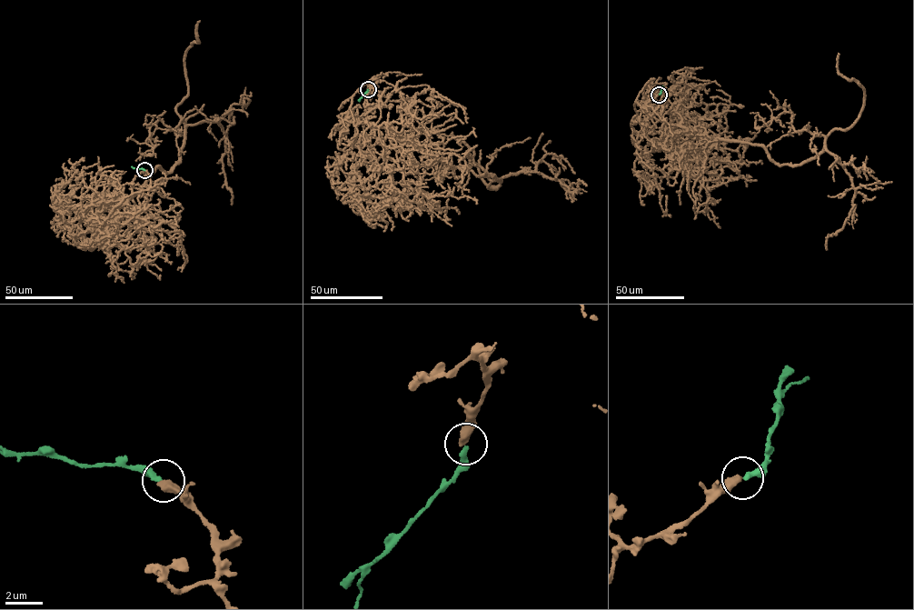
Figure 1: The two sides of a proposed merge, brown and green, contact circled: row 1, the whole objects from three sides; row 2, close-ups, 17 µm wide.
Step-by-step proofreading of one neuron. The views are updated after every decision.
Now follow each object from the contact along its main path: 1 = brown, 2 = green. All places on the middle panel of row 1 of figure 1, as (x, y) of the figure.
1: (368, 89), (371, 80), (352, 94), (359, 120), (491, 174), (497, 188), (452, 132)
2: (368, 89), (359, 102)

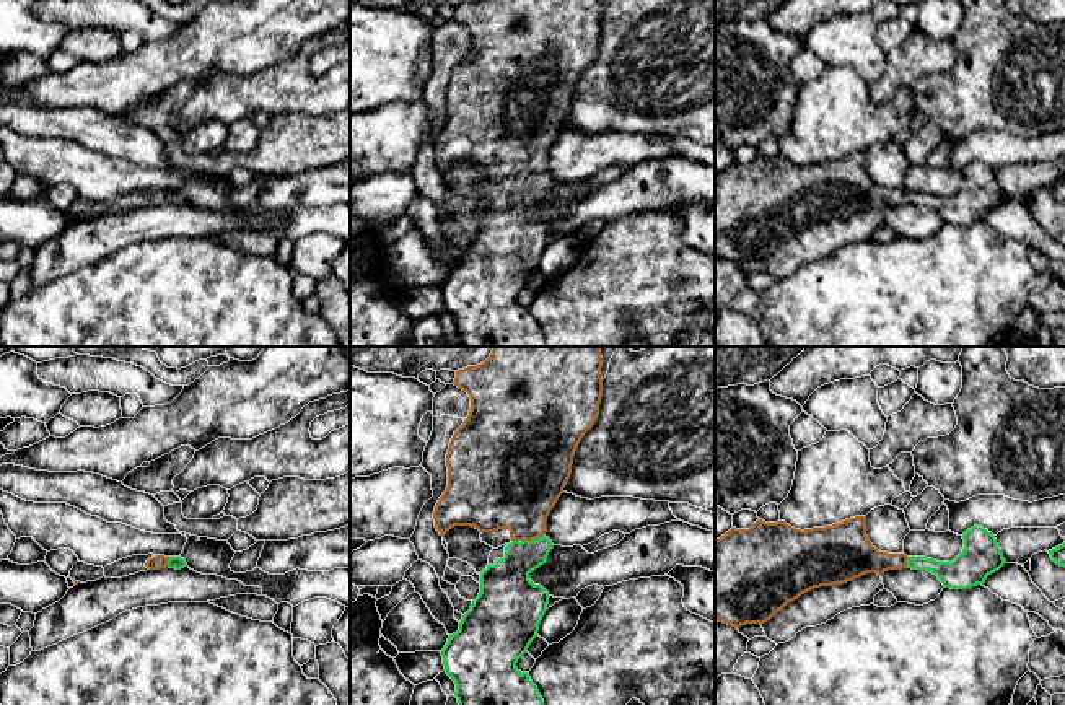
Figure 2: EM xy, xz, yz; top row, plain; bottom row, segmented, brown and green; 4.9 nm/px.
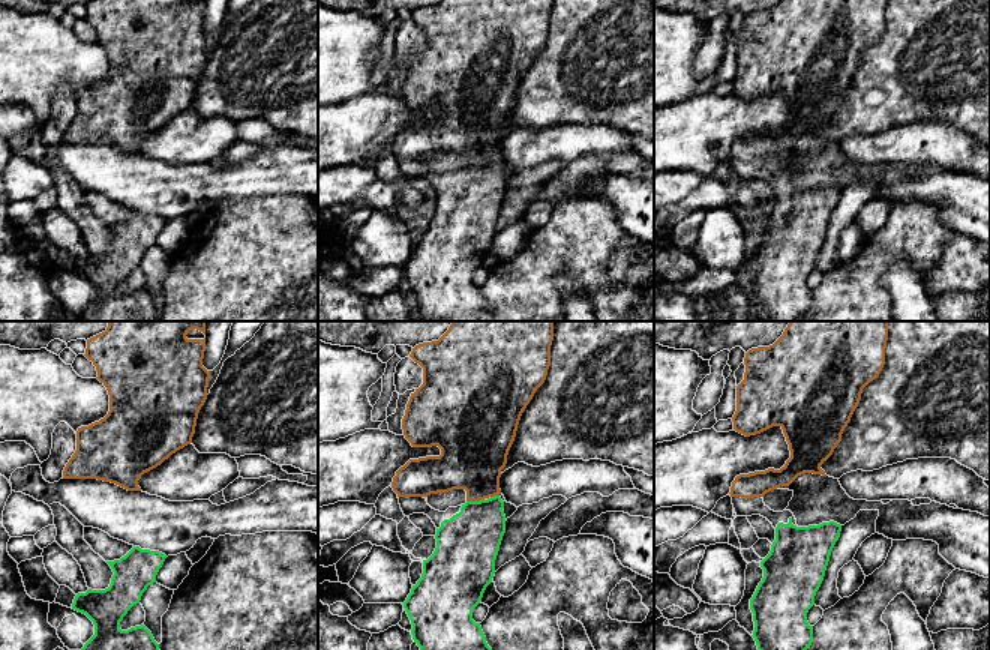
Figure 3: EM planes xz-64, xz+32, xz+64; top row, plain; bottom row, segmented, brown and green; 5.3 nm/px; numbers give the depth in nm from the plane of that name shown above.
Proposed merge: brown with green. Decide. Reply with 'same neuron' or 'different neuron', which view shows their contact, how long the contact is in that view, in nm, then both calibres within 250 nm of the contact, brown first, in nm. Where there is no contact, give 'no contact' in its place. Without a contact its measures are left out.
same neuron | xz | 120 nm | 380/220 nm

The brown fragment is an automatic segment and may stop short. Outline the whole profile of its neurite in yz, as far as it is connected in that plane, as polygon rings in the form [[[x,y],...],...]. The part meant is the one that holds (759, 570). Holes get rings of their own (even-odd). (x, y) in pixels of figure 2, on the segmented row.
[[[866,516],[804,531],[785,521],[765,523],[762,519],[749,529],[731,528],[715,539],[715,620],[736,628],[746,624],[762,625],[788,602],[814,588],[842,585],[866,573],[883,575],[888,570],[927,570],[951,589],[984,586],[987,576],[1006,563],[1001,549],[995,536],[980,526],[967,529],[962,539],[964,549],[953,562],[938,562],[878,550],[866,536]]]

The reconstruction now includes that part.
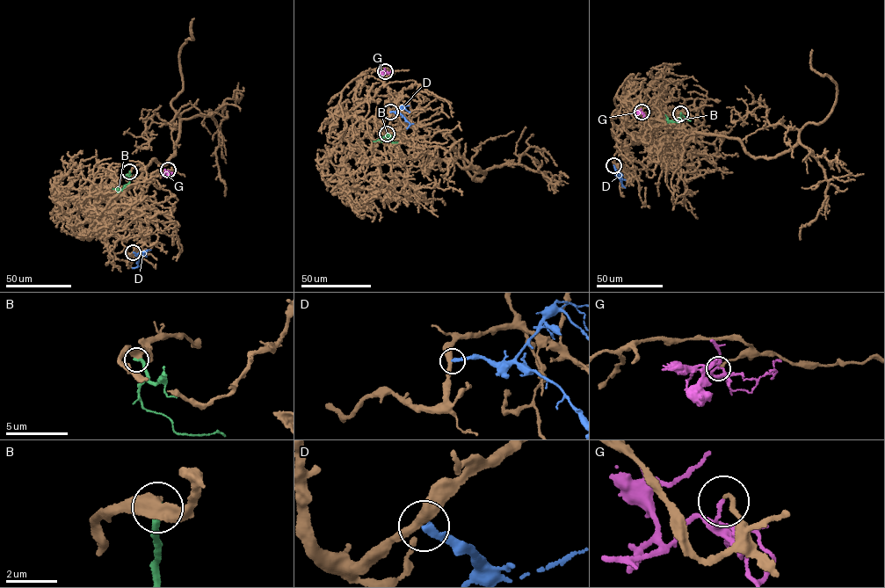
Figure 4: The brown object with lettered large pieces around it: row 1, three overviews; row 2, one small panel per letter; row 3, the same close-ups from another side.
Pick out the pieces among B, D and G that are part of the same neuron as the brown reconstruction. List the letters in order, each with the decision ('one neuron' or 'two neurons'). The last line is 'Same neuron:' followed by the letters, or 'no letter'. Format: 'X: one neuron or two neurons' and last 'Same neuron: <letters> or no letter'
B: two neurons
D: two neurons
G: two neurons
Same neuron: no letter

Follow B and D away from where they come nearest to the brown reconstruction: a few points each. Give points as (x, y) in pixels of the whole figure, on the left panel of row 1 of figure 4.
B: (129, 171), (128, 183), (122, 188), (112, 188)
D: (133, 252), (138, 259), (137, 267), (132, 268)

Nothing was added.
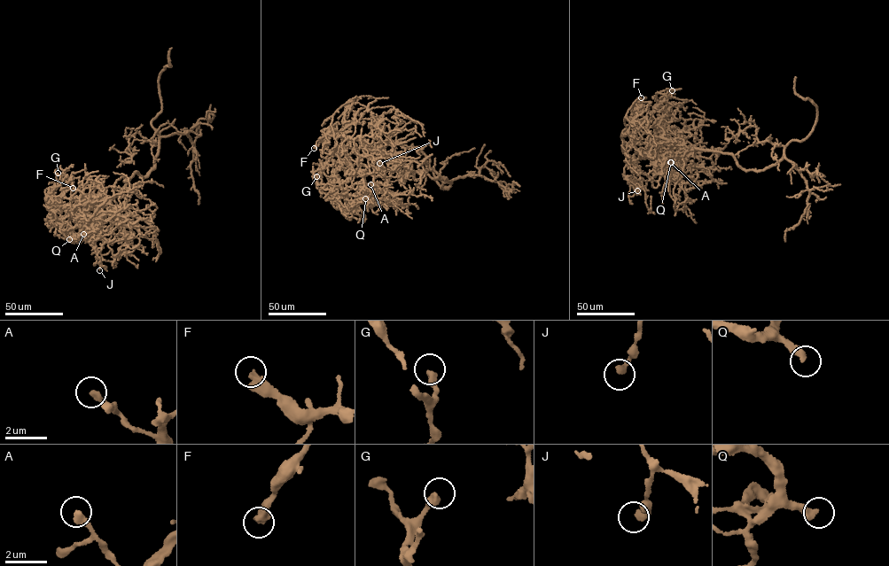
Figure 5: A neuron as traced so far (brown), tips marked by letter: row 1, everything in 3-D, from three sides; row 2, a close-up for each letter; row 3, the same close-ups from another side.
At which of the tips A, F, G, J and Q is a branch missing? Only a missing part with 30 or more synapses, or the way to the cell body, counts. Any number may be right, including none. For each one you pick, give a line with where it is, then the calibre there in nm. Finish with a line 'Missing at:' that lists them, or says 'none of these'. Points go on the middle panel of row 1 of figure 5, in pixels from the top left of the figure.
F: place (314, 148); calibre 440 nm
Q: place (365, 198); calibre 360 nm
Missing at: F, Q

